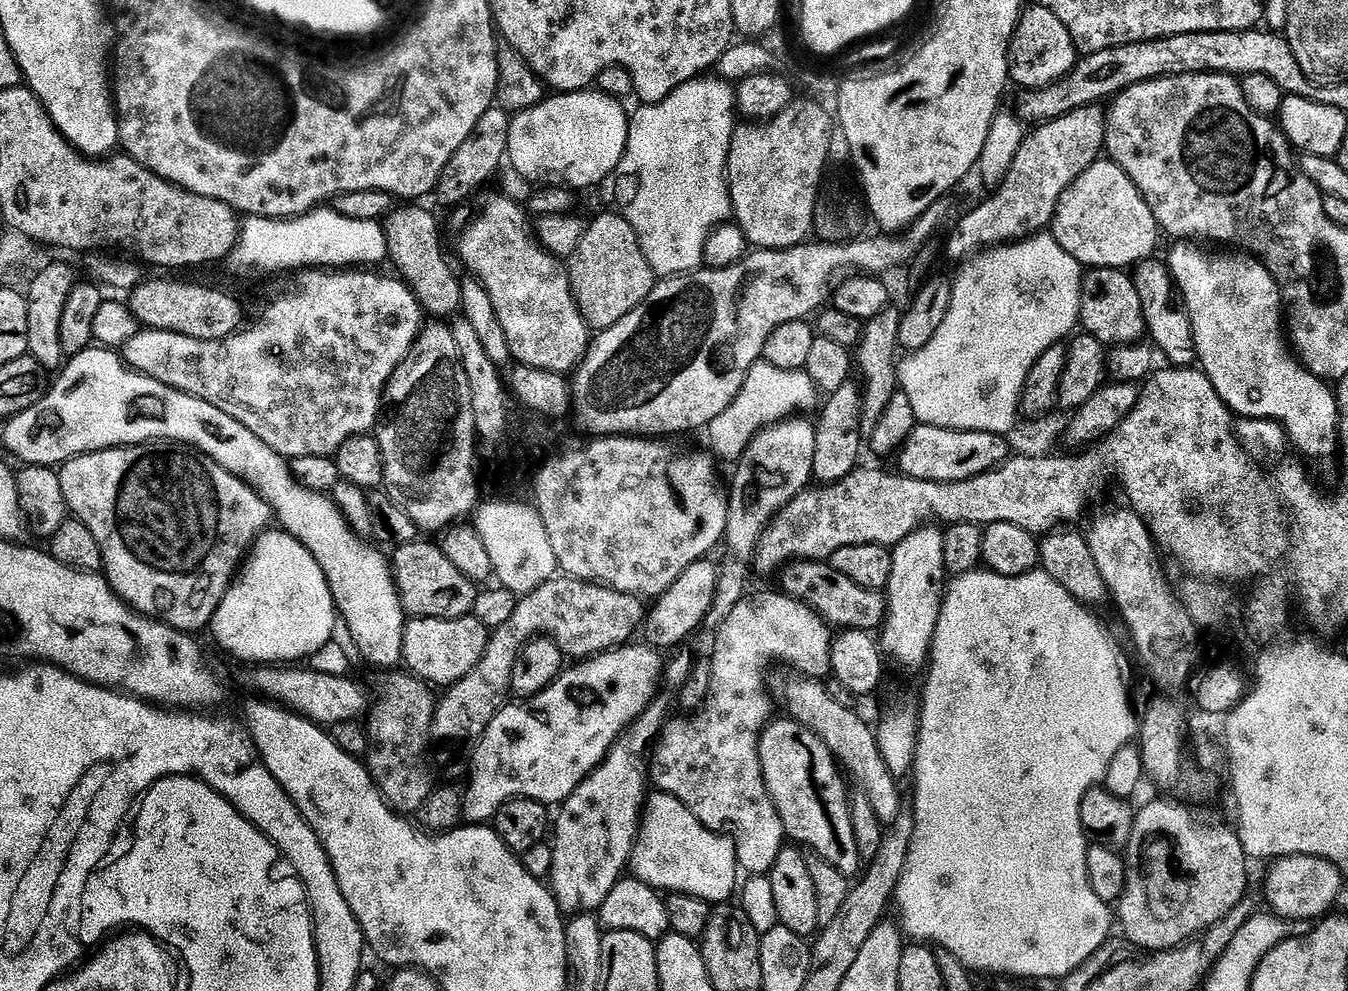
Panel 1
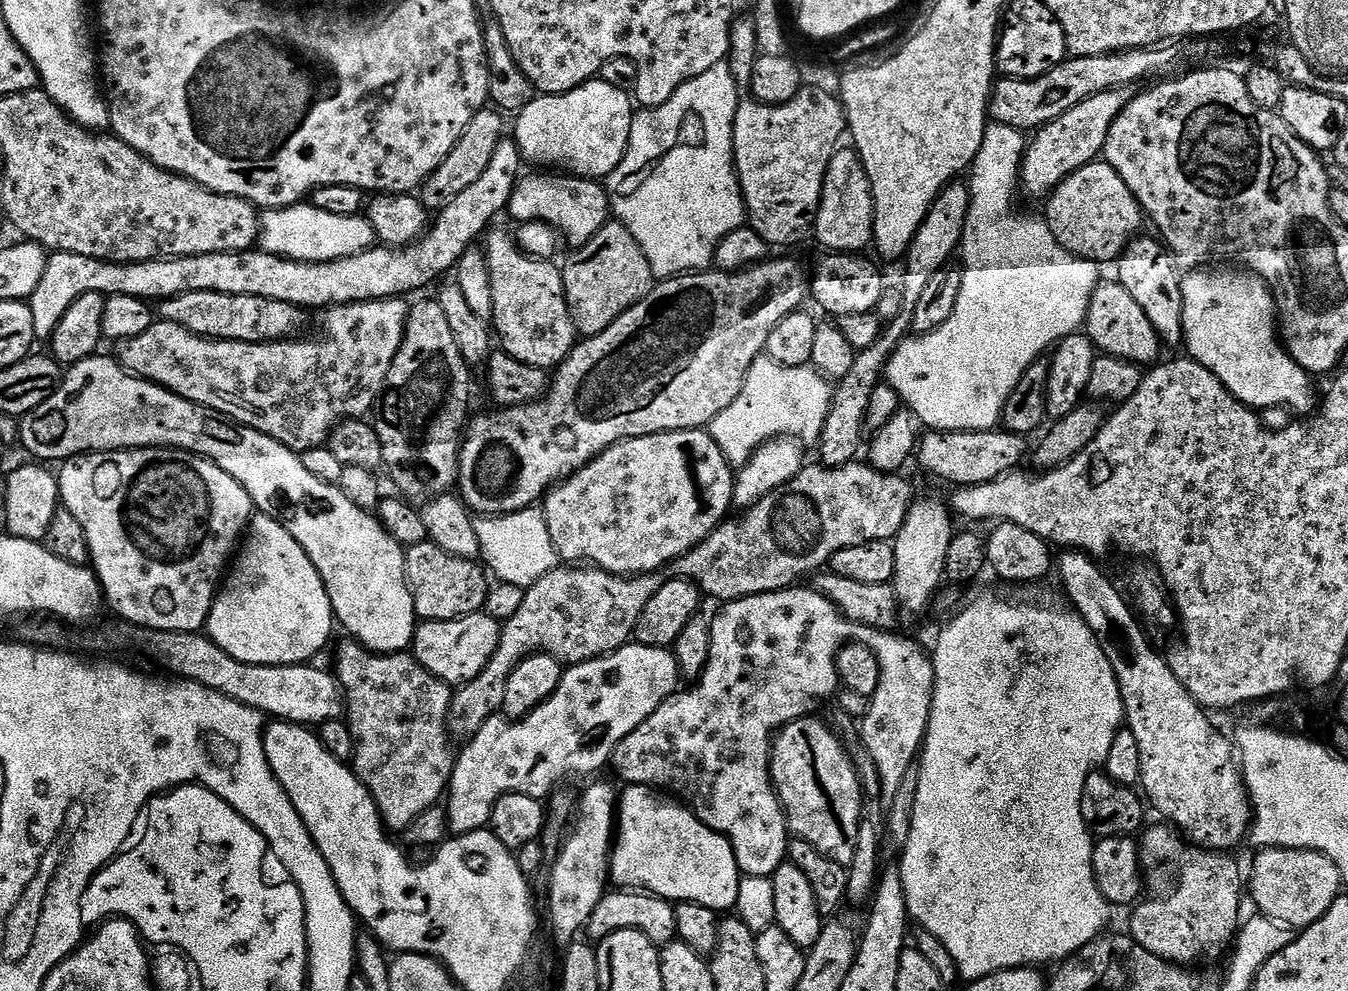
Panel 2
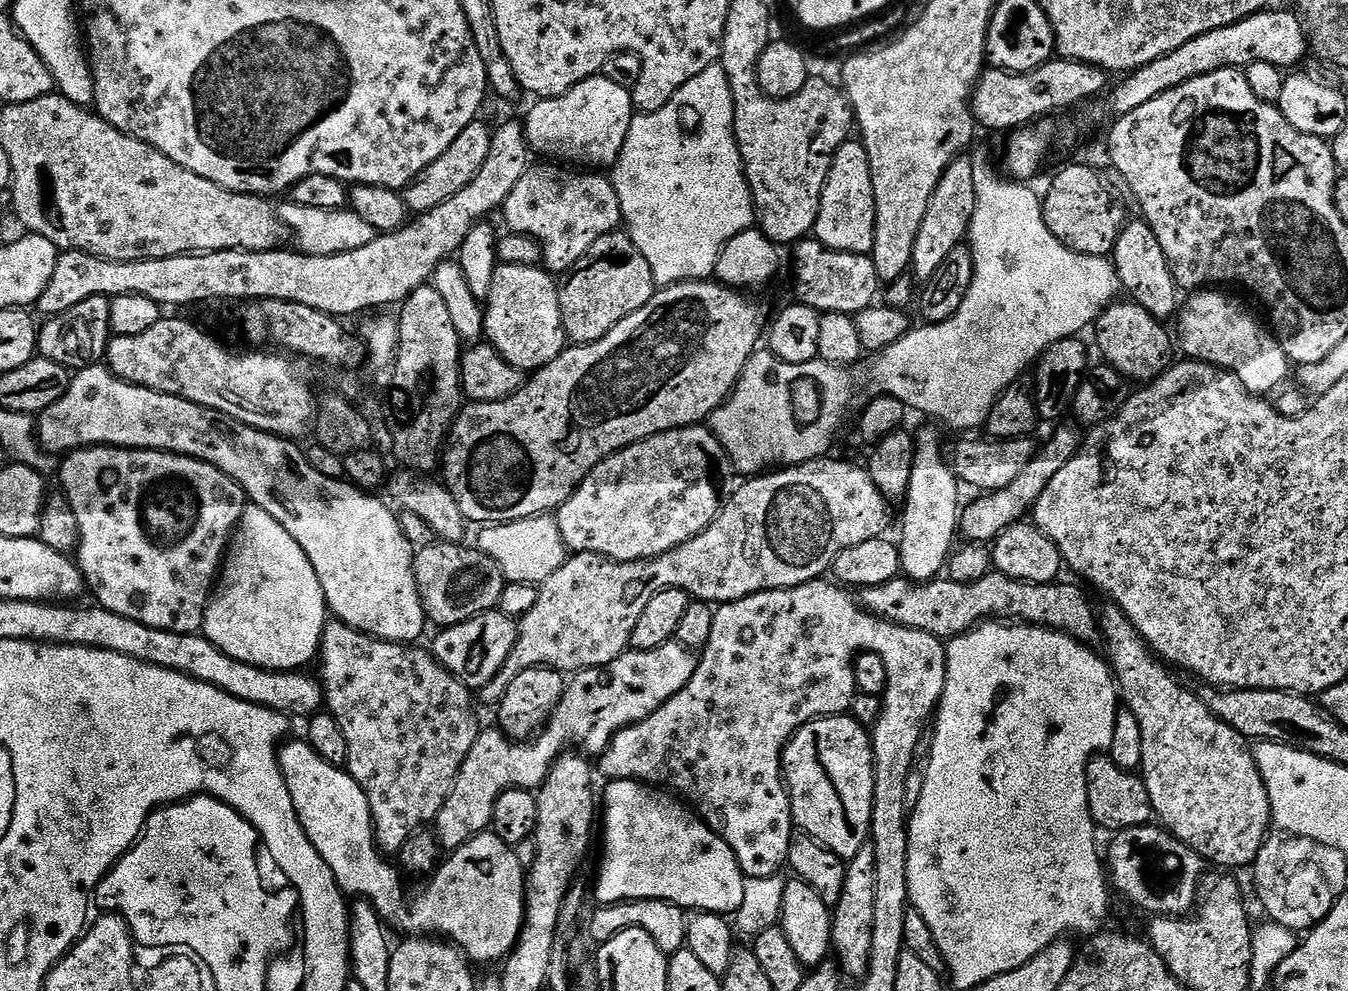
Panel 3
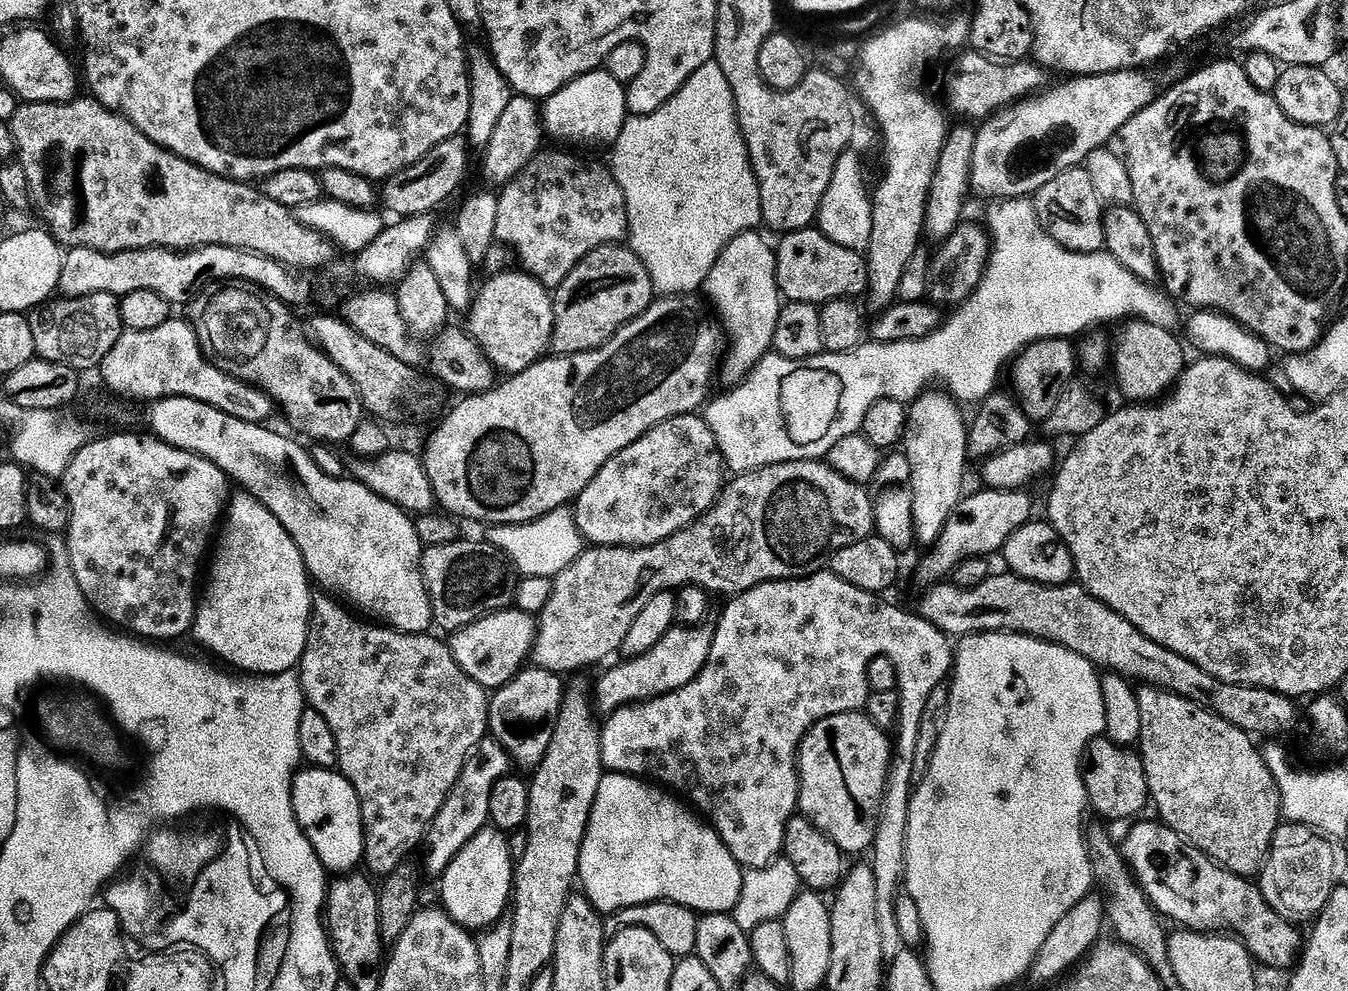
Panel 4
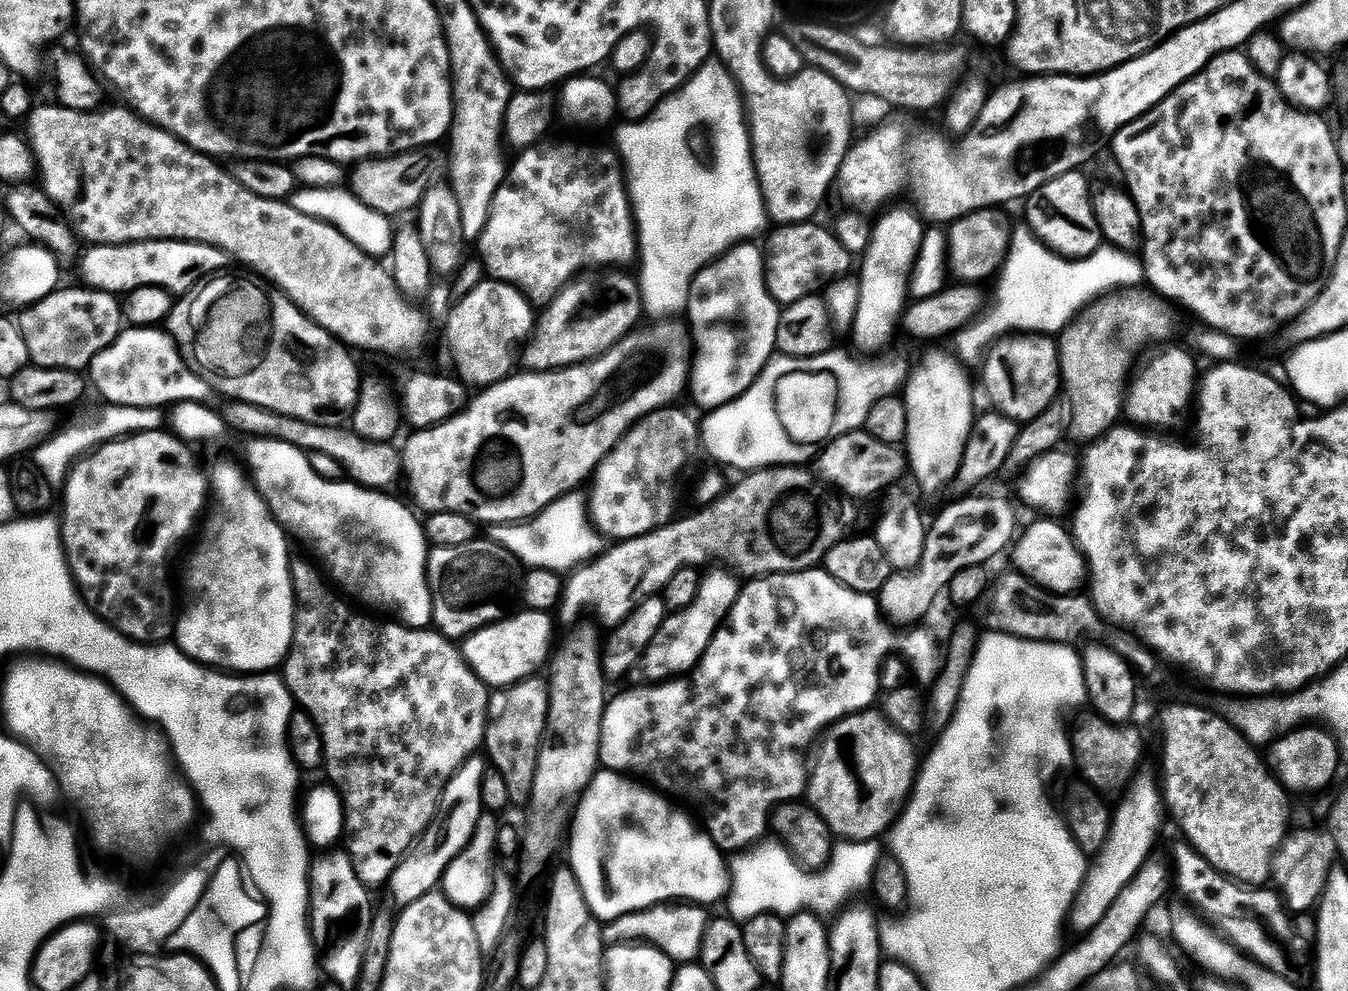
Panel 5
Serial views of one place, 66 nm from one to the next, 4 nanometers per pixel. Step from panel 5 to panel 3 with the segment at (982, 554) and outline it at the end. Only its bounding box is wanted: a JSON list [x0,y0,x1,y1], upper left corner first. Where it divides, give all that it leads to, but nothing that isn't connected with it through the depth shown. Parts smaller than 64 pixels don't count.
[959,427,1082,544]

